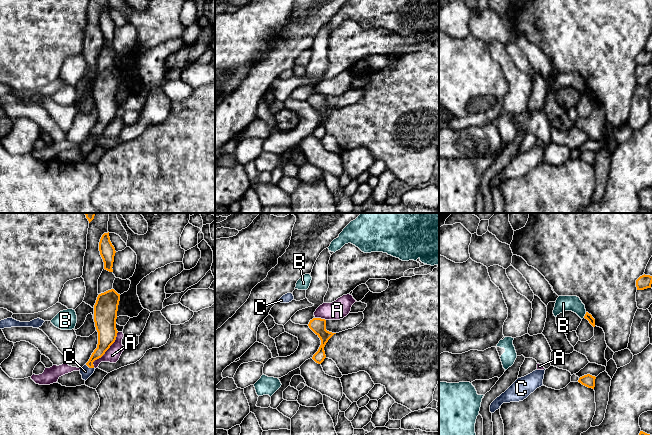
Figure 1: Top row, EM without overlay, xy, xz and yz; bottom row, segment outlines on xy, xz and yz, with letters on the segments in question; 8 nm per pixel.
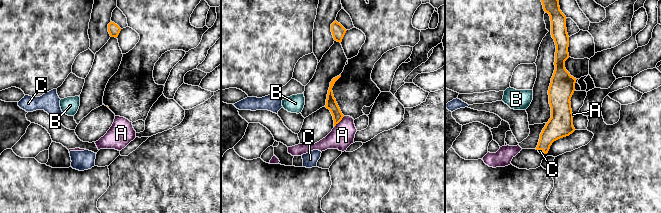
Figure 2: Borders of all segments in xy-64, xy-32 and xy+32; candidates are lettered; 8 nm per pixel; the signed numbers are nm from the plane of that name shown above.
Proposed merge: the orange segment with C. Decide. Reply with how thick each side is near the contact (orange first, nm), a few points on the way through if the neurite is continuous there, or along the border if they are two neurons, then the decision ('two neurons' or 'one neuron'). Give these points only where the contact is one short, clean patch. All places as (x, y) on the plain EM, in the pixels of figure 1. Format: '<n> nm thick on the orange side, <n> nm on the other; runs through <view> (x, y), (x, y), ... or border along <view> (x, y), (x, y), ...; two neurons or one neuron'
120 nm thick on the orange side, 90 nm on the other; runs through xy (105, 116), (91, 136), (90, 143), (85, 147); one neuron

